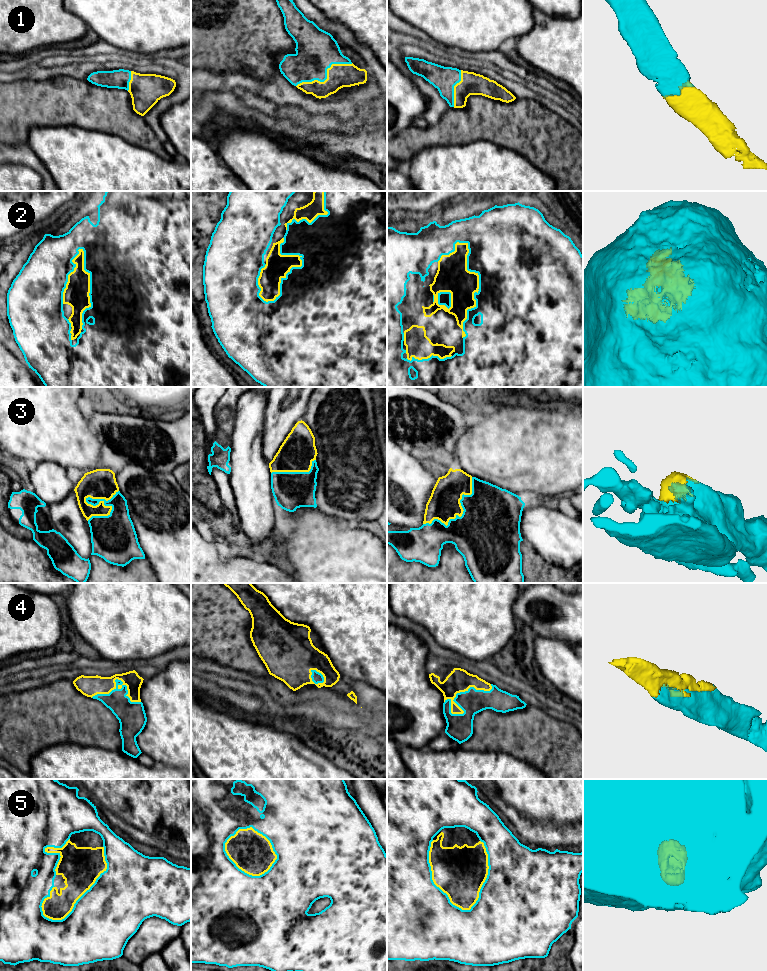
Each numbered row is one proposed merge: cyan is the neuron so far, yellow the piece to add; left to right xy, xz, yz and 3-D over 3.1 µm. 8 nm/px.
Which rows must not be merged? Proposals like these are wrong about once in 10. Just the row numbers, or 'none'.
none

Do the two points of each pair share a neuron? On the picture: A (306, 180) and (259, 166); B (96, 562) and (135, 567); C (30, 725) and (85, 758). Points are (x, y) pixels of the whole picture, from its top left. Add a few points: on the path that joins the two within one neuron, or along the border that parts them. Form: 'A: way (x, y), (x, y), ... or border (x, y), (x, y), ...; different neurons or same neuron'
A: way (295, 173), (274, 173), (271, 170); same neuron
B: way (106, 572), (125, 572); same neuron
C: border (84, 745), (57, 743), (47, 746), (39, 752); different neurons

